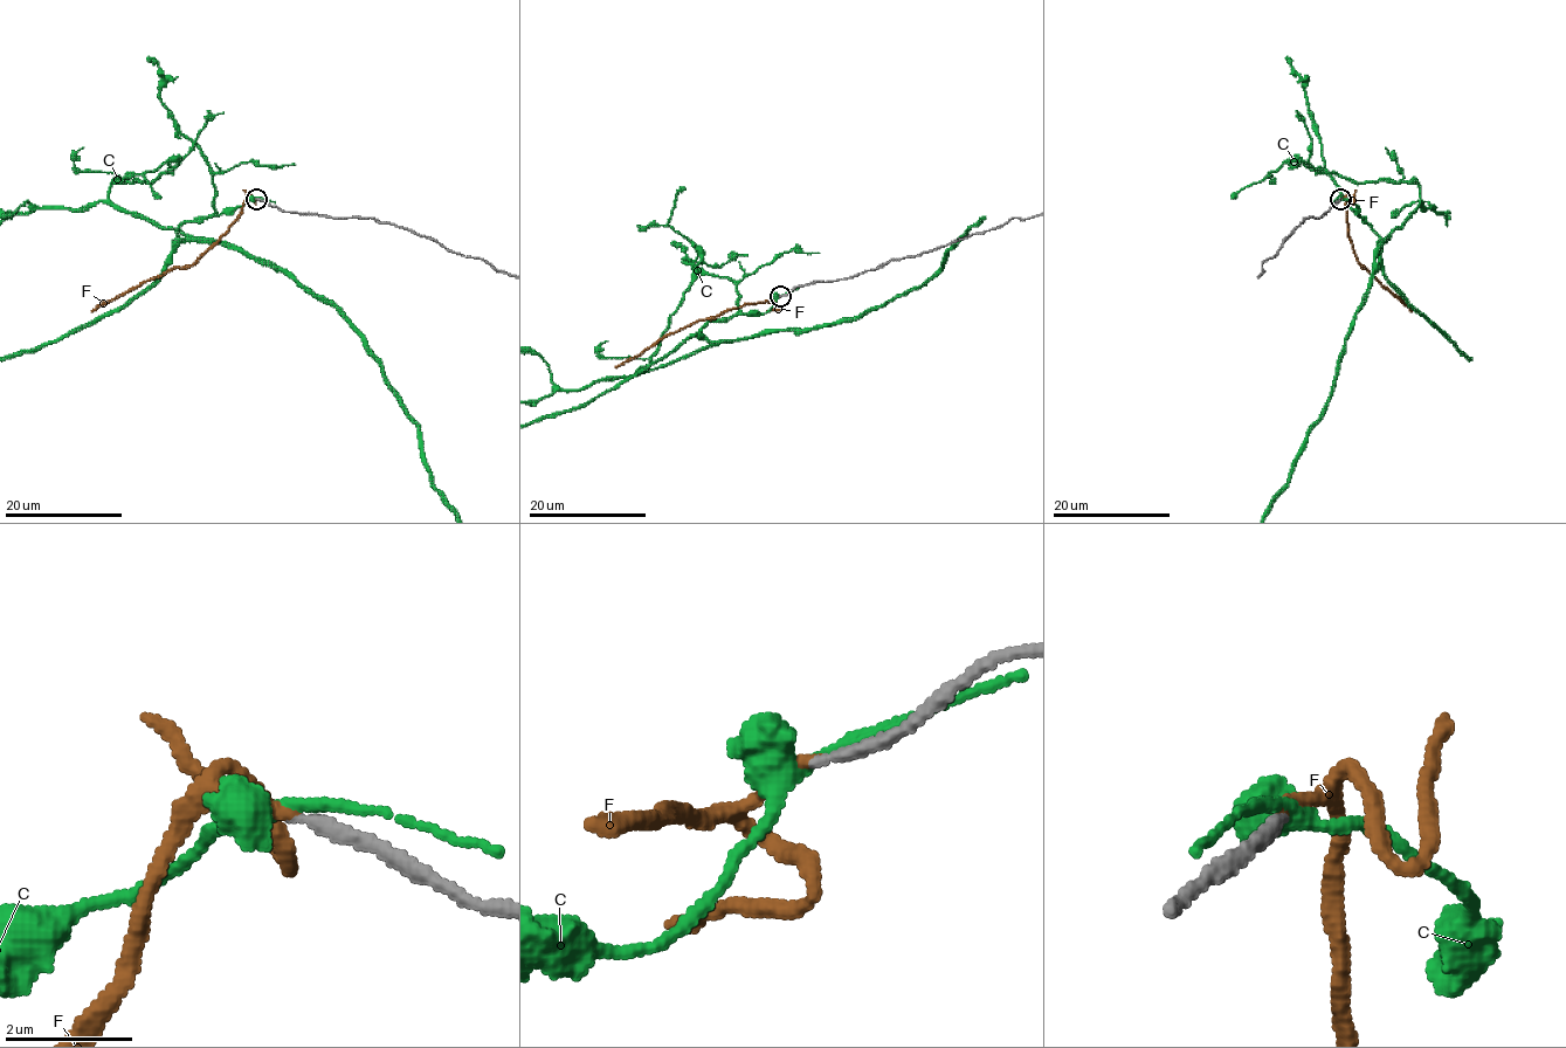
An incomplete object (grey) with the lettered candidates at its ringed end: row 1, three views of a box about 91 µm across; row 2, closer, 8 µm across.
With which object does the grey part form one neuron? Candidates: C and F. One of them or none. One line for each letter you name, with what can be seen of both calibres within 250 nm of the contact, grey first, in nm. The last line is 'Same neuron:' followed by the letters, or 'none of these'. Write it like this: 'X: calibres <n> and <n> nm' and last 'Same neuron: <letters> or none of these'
F: calibres 200 and 180 nm
Same neuron: F

